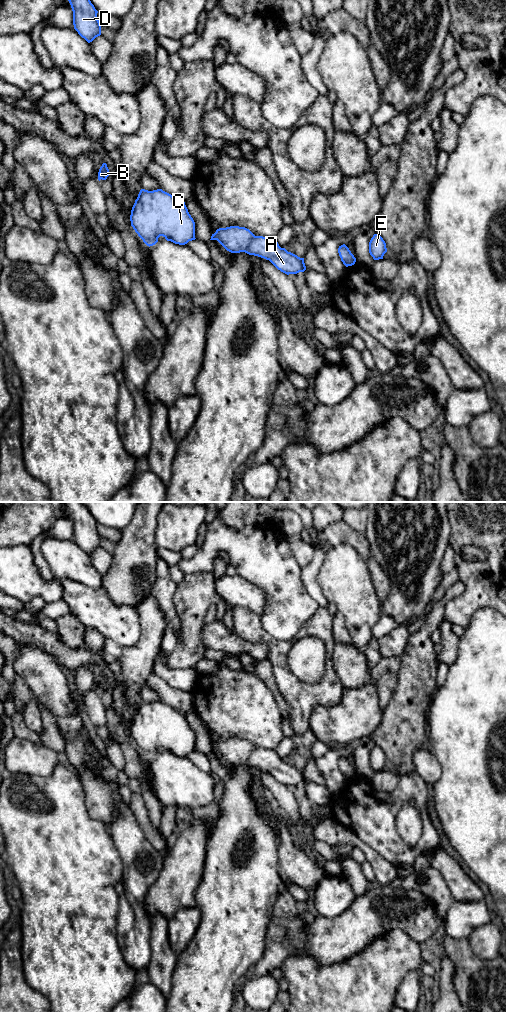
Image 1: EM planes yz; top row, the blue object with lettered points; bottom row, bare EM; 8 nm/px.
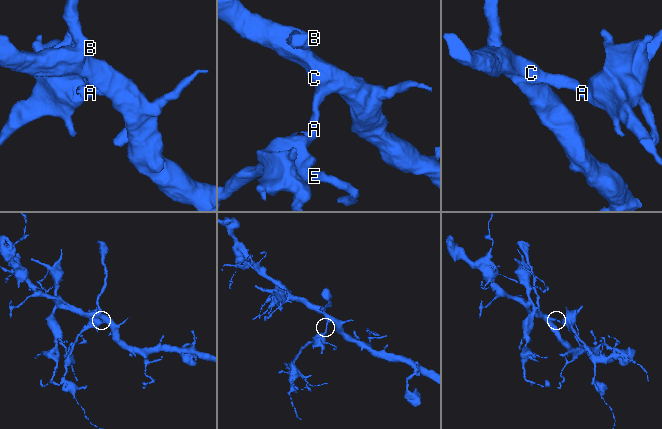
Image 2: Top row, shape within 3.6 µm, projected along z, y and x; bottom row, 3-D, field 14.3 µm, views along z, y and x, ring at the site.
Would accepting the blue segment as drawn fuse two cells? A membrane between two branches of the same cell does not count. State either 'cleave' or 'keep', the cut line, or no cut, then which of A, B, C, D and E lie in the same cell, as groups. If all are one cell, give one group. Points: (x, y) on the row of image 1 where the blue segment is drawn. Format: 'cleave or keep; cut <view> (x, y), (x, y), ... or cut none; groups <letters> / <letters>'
keep; cut none; groups A B C D E

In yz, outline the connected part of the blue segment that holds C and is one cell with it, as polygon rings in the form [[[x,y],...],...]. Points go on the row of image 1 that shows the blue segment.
[[[141,189],[131,210],[131,226],[147,246],[163,236],[167,241],[185,245],[195,240],[195,222],[185,202],[157,189]]]

